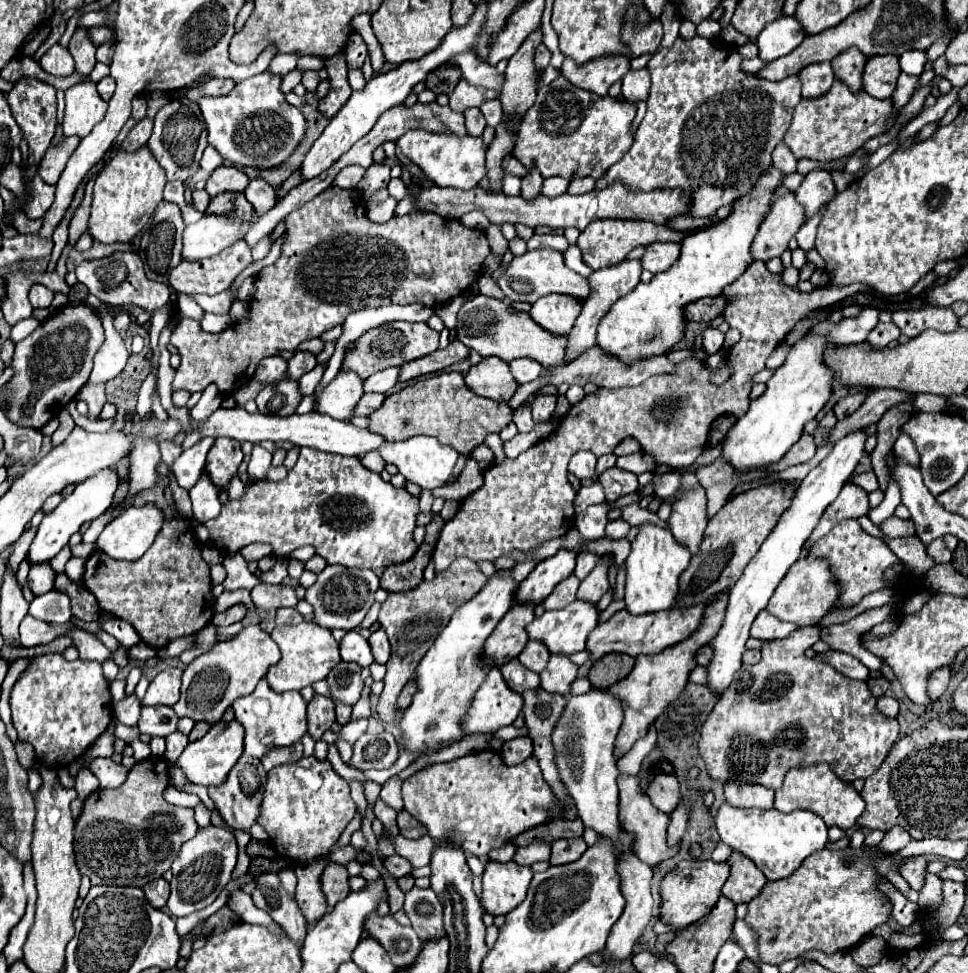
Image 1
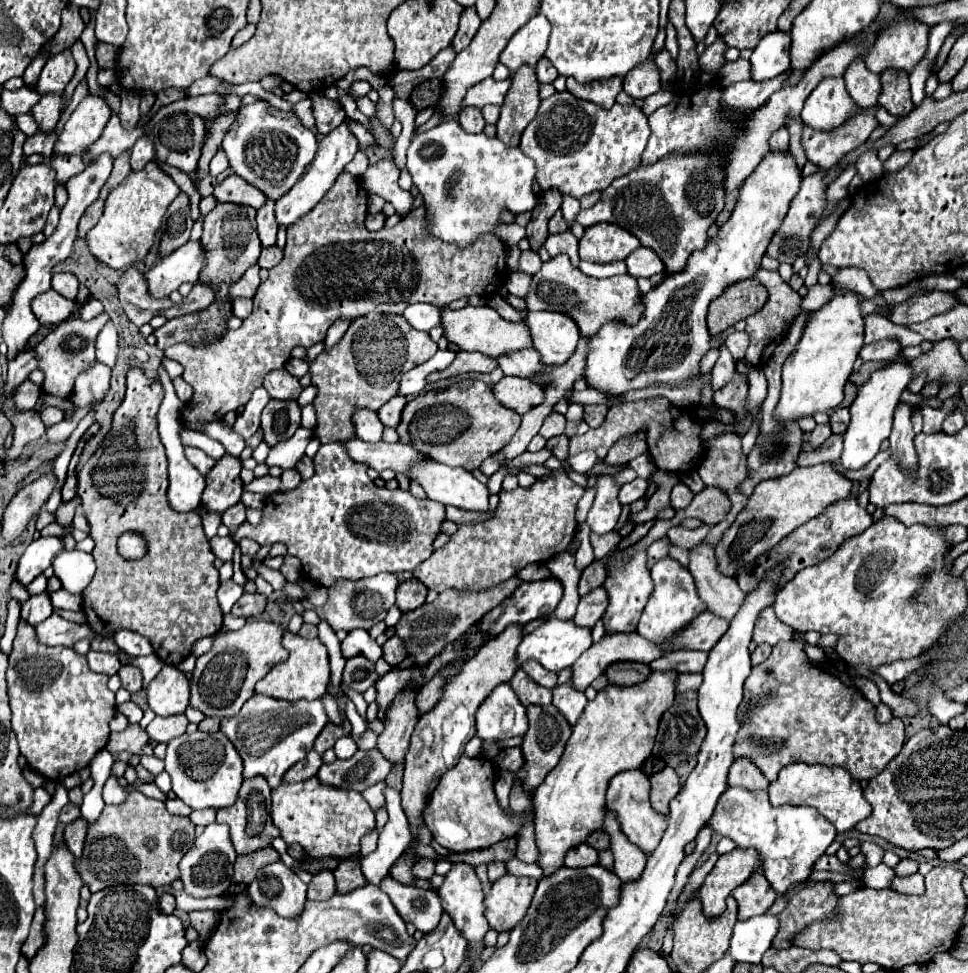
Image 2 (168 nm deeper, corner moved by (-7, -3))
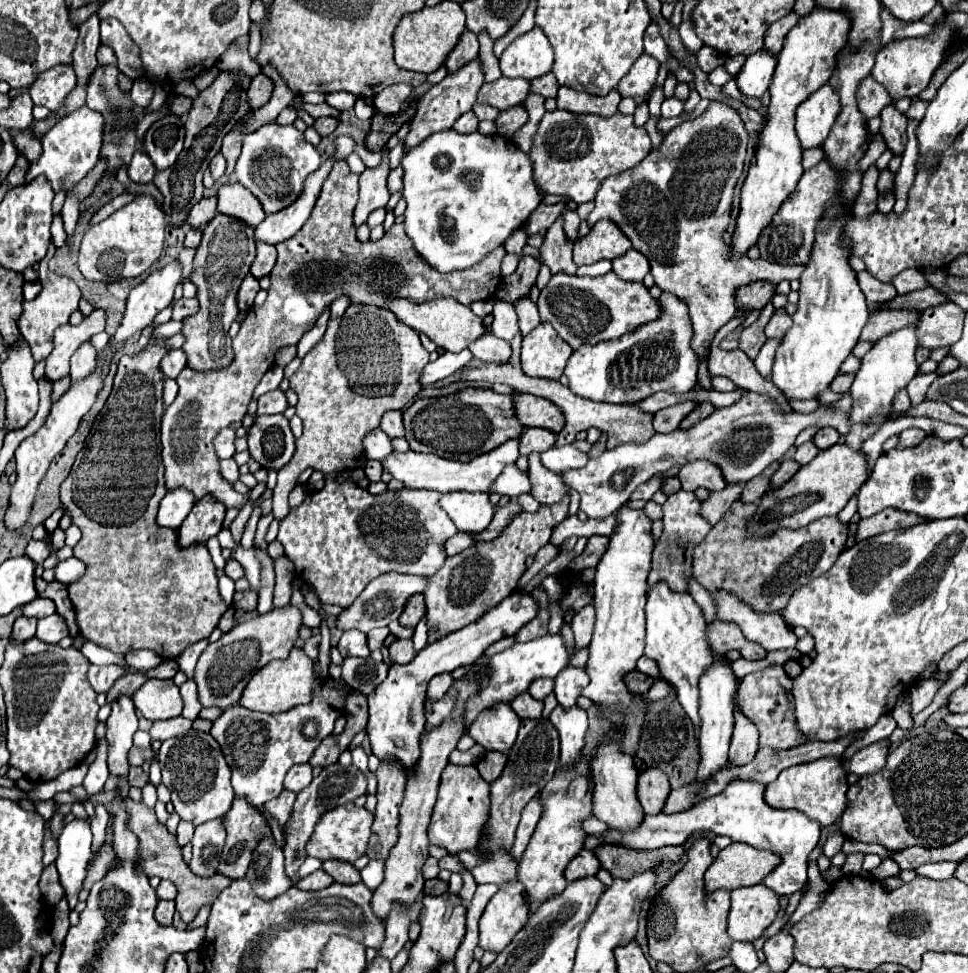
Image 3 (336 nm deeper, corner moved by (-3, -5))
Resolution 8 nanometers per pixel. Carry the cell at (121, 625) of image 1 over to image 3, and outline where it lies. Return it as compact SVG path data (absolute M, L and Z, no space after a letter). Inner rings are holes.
M140 649L140 651L130 651L128 655L124 655L126 663L138 671L142 669L152 669L156 667L162 659L154 653L154 651L148 651L148 649Z

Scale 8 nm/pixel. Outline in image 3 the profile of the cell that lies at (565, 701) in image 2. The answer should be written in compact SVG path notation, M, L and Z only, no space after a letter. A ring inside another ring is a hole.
M578 705L564 709L564 707L554 707L550 713L550 721L560 733L560 765L568 765L578 759L582 747L584 747L584 735L588 729L588 717L586 711L580 709Z

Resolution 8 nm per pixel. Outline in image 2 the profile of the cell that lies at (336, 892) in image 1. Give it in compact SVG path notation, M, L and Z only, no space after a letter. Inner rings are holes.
M346 859L342 861L336 869L334 869L334 877L336 877L336 889L338 893L348 893L356 887L364 887L364 875L360 871L360 863L356 859Z

